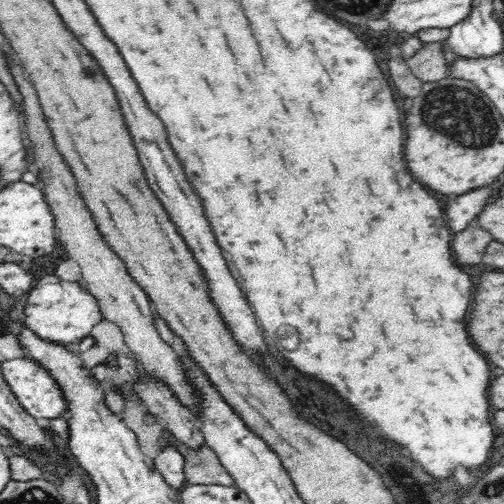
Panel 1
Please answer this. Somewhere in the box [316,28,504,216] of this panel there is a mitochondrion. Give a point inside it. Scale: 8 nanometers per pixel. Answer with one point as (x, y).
(458, 115)

